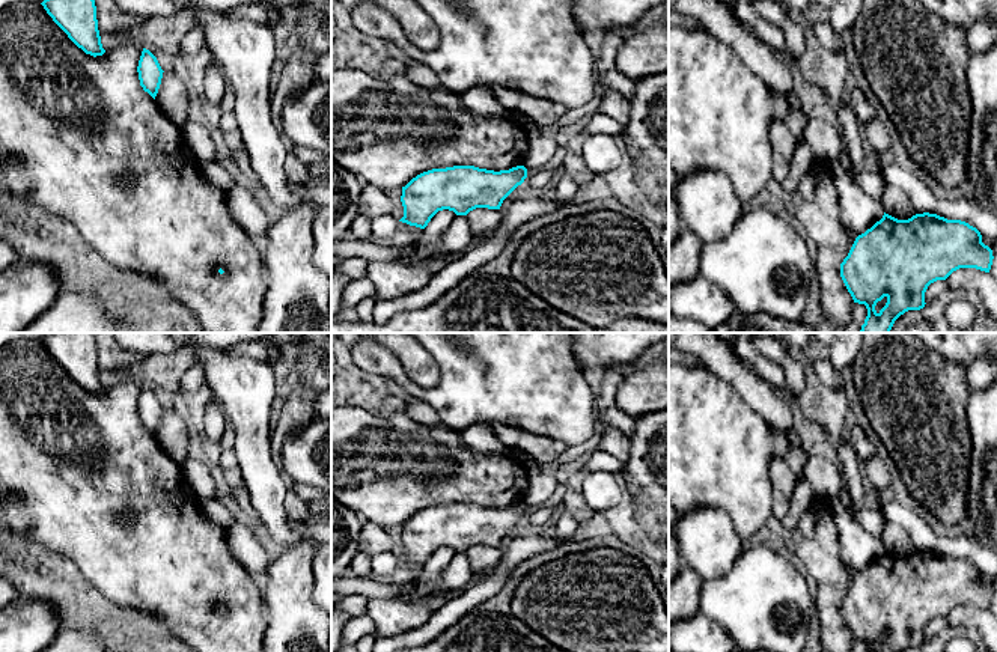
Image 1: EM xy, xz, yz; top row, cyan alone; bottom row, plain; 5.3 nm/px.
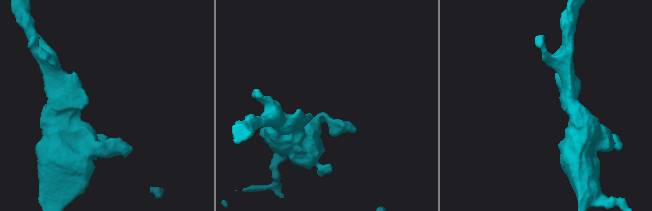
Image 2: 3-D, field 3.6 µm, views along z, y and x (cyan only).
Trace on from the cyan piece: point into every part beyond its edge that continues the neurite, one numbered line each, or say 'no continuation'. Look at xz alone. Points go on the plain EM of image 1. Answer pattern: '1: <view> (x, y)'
no continuation

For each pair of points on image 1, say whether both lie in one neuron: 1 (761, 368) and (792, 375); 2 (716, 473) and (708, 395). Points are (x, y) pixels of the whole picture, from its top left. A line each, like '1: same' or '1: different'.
1: different
2: same

